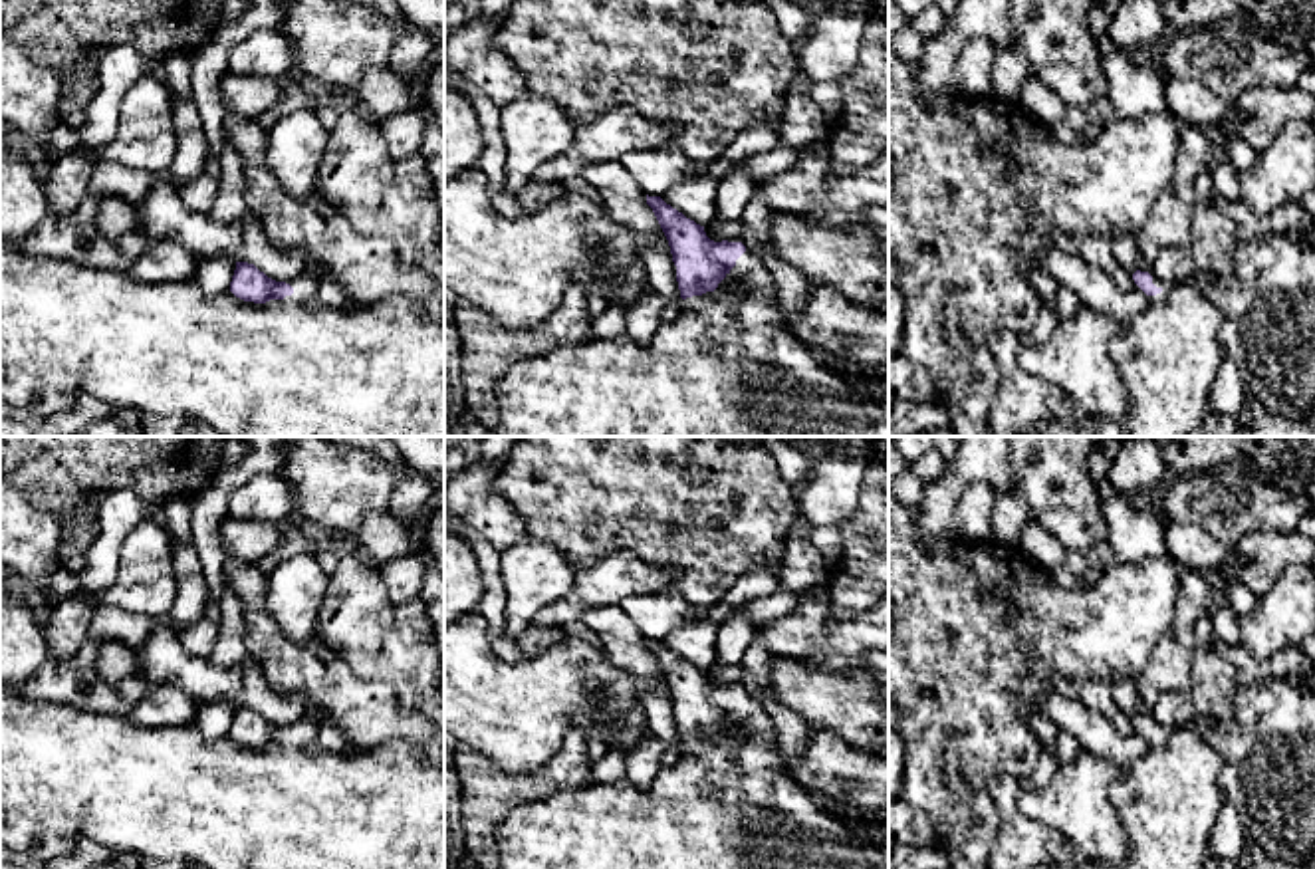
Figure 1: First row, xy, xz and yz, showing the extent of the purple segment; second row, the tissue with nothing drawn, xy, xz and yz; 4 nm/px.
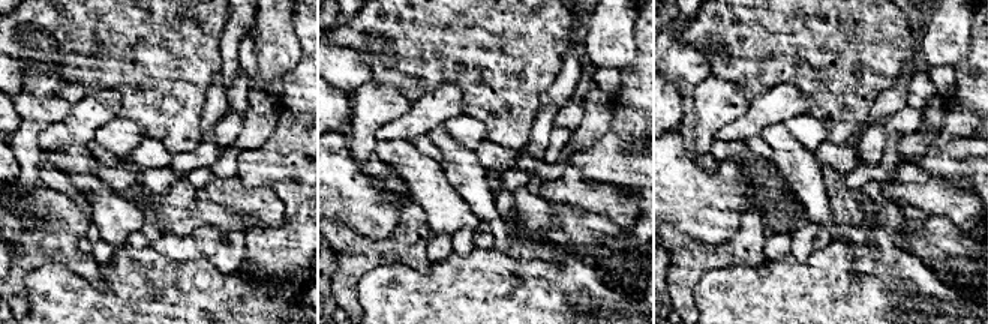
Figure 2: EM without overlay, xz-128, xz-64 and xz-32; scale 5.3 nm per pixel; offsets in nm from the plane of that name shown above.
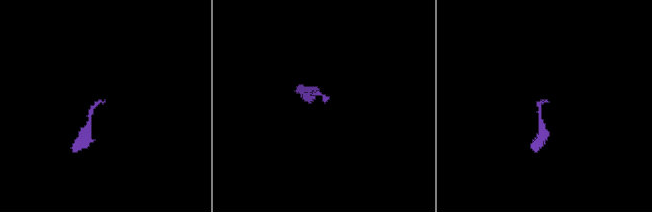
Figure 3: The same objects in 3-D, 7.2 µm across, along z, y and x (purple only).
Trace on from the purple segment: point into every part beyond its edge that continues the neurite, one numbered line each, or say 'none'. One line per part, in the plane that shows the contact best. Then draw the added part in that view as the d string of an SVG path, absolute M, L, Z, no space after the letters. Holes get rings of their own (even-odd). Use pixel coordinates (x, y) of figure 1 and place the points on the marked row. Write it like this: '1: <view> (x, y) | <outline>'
1: yz (1125, 250) | M1117 232L1115 236L1111 236L1111 248L1113 248L1113 254L1119 262L1119 266L1123 266L1131 276L1140 270L1140 272L1148 272L1152 276L1152 284L1156 288L1160 288L1162 292L1156 294L1156 296L1146 296L1138 286L1135 286L1135 290L1140 290L1150 302L1162 302L1168 292L1172 290L1172 284L1160 280L1158 276L1154 276L1150 270L1144 270L1140 264L1138 264L1138 248L1135 244L1135 236L1131 234L1123 234L1123 232Z

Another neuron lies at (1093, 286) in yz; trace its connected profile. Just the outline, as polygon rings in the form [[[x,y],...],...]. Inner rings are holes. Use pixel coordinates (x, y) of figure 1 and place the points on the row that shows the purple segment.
[[[1065,252],[1037,256],[1037,268],[1051,276],[1059,286],[1073,290],[1083,306],[1113,315],[1125,325],[1150,304],[1140,290],[1121,292],[1107,272]]]

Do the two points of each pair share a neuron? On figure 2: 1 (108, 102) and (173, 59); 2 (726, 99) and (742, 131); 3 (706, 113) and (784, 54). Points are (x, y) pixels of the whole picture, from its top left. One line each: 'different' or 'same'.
1: different
2: different
3: different

